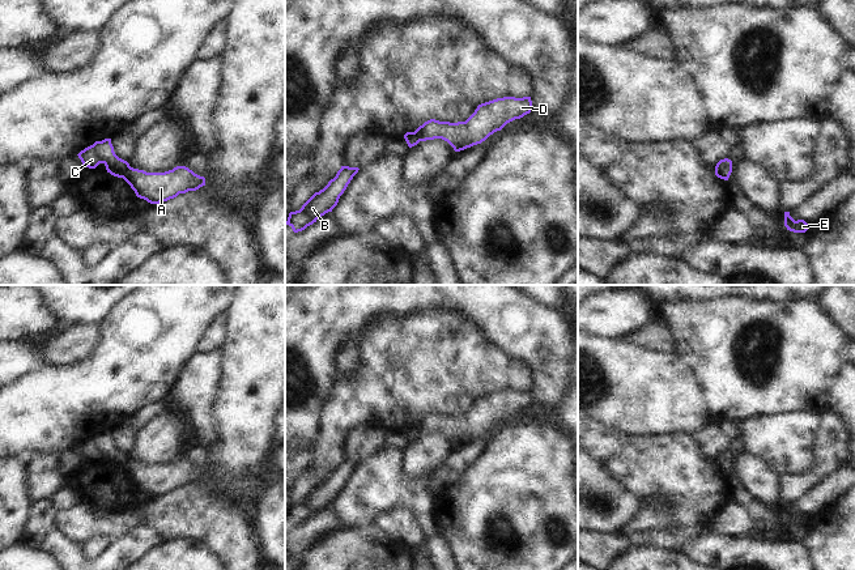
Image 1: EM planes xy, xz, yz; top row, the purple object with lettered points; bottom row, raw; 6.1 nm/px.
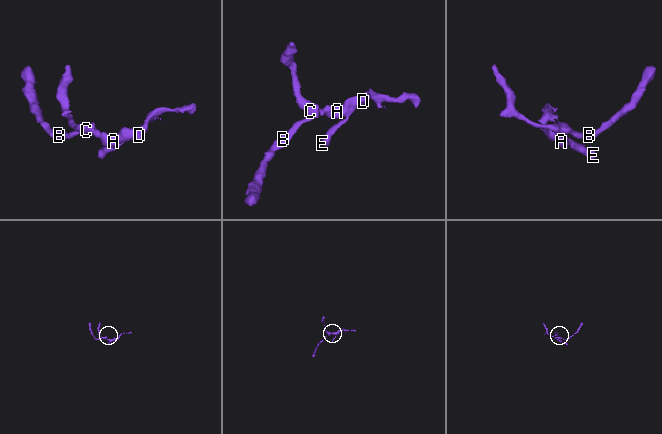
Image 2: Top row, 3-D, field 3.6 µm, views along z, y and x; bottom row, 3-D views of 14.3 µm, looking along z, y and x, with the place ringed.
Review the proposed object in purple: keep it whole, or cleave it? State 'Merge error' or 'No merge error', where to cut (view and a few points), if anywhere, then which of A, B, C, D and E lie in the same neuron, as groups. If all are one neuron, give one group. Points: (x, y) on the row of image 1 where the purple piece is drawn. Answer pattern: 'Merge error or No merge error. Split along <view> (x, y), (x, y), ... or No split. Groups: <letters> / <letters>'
Merge error. Split along xy (128, 165), (122, 177). Groups: A D E / B C

